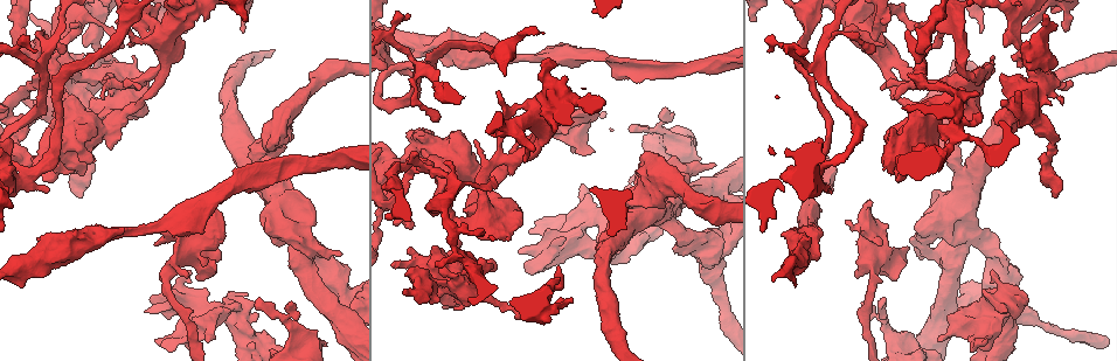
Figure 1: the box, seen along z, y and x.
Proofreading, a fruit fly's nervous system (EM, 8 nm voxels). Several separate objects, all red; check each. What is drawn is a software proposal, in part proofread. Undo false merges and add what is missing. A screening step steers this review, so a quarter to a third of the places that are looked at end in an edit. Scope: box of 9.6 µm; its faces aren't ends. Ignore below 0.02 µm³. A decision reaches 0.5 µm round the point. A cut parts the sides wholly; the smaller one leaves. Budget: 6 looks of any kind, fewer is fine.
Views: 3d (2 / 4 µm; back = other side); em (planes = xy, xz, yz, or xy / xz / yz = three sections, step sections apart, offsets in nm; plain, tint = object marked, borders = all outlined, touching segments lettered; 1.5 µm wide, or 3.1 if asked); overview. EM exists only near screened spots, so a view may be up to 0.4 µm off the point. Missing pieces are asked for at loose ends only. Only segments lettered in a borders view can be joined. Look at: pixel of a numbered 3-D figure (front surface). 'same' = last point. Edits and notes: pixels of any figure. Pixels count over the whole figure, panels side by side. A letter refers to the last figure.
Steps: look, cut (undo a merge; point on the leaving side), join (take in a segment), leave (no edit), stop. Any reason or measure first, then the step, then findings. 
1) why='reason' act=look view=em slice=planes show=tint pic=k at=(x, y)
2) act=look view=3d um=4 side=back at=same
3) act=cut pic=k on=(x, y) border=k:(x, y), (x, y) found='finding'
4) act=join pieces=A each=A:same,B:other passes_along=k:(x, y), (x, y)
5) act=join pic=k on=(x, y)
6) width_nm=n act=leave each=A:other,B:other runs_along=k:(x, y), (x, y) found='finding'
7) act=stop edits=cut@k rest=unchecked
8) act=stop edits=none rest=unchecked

why='stops while still wide' act=look view=3d um=4 pic=1 at=(197, 278)

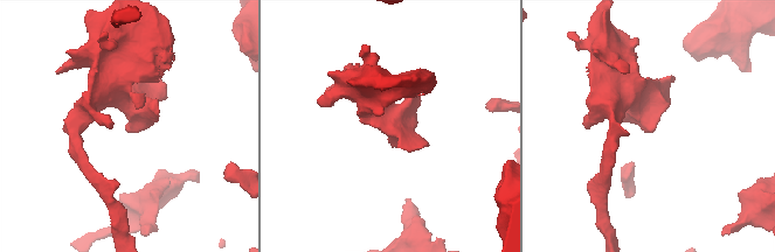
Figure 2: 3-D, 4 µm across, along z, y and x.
act=look view=em slice=planes show=borders pic=2 at=(650, 126)

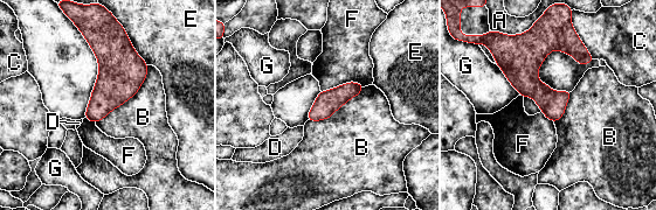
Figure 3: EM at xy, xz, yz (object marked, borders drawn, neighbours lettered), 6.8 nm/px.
longest_contact=B:550nm act=leave each=A:other,B:other,C:other,D:other,E:other,F:other,G:other border=3:(147, 65), (140, 88), (96, 123) found='none of them fits'

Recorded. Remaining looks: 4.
why='sudden change in width' act=look view=3d um=2 pic=1 at=(140, 232)

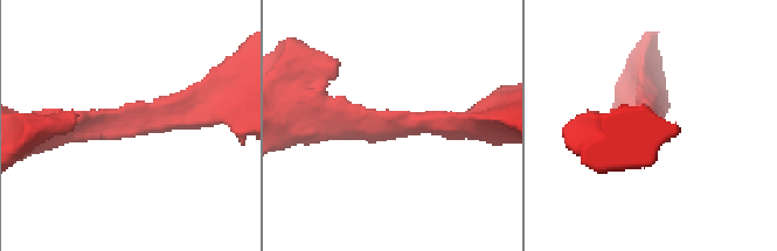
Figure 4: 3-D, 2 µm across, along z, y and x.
arm_widths_nm=260,280 why='need the tissue' act=look view=em slice=xy step=8 show=borders pic=4 at=(387, 124)

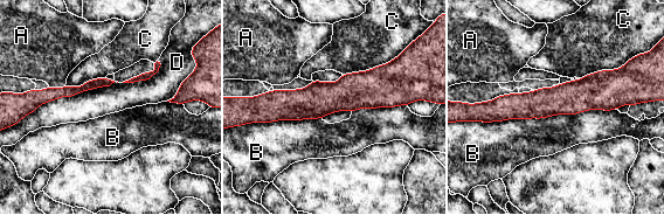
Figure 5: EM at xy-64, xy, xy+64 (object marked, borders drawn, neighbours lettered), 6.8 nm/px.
why='another direction' act=look view=em slice=planes show=borders at=same

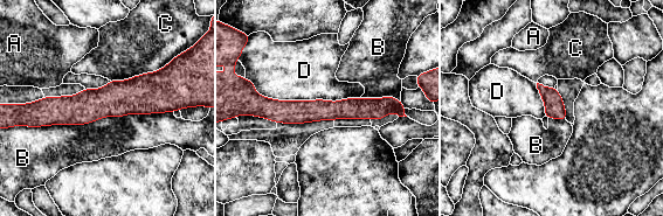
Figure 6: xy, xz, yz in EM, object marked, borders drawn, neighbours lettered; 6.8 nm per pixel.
longest_contact=B:1100nm act=leave each=A:other,B:other,C:other,D:other border=6:(243, 78), (276, 99), (360, 96) found='continuous, no second neuron'

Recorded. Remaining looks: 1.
act=stop edits=none rest=unchecked

